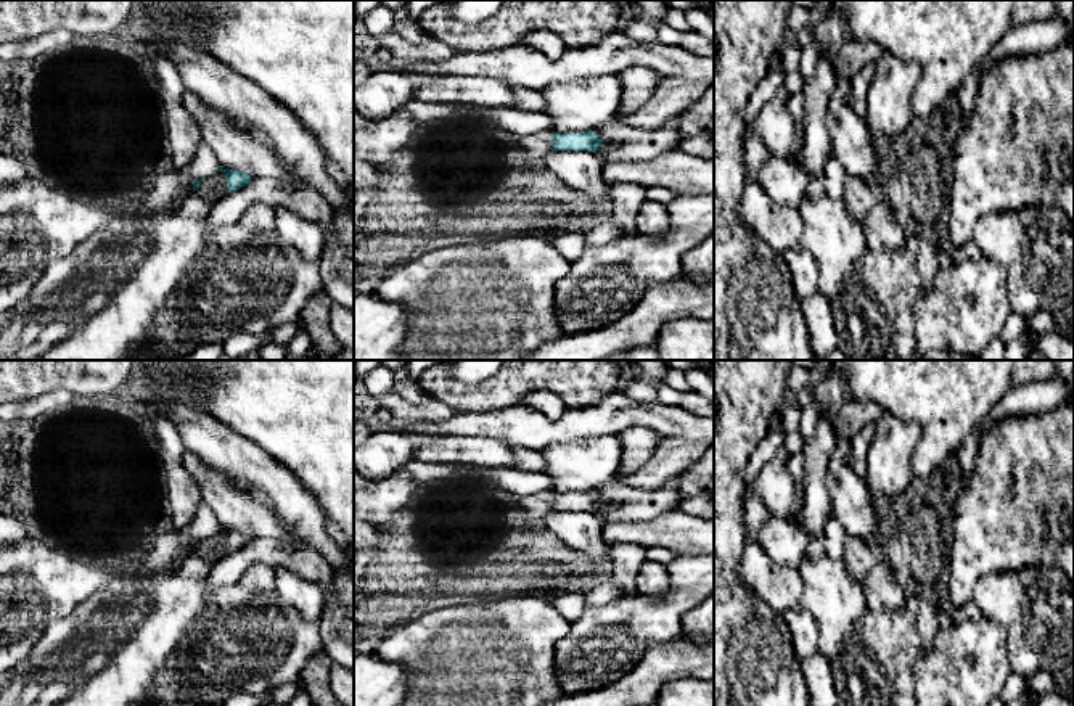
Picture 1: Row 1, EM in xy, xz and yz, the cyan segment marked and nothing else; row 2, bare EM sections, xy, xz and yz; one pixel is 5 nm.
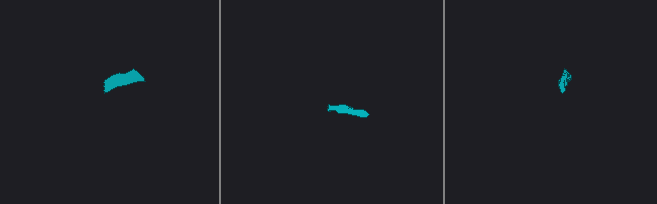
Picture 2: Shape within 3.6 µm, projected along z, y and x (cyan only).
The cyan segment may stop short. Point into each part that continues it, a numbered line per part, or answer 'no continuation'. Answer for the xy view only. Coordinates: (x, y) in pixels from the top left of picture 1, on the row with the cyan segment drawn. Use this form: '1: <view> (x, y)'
1: xy (187, 188)

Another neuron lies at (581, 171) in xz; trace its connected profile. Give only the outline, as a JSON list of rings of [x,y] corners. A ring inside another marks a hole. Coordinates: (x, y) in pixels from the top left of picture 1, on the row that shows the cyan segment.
[[[551,151],[540,167],[553,172],[564,185],[601,199],[609,195],[609,185],[601,175],[605,162],[601,156],[588,151]]]

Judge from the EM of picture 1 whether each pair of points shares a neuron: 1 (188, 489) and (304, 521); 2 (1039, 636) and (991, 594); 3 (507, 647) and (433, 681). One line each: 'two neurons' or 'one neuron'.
1: two neurons
2: one neuron
3: one neuron

